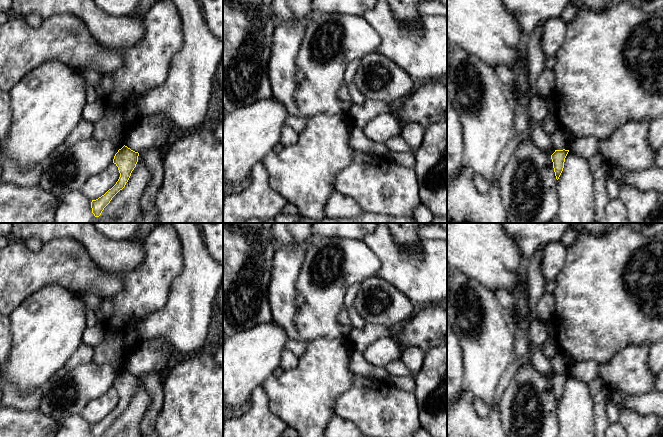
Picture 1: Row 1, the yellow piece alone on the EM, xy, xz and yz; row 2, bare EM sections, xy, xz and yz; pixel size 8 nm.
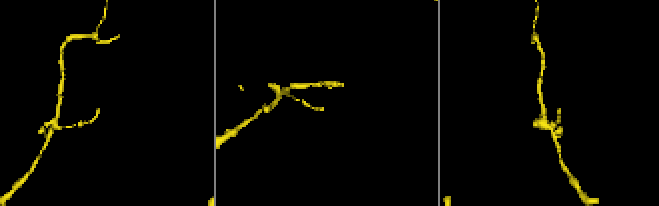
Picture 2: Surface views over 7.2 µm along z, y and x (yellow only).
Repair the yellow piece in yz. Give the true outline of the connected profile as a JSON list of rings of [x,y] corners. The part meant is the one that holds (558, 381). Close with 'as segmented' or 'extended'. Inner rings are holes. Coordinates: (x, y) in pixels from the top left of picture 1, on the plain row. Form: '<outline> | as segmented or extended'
[[[555,374],[555,376],[551,379],[551,383],[553,386],[553,392],[555,396],[556,403],[558,404],[563,392],[564,392],[564,386],[565,382],[568,378],[569,374]]] | as segmented

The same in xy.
[[[125,369],[118,374],[118,376],[114,380],[113,387],[118,391],[120,401],[116,408],[104,419],[96,424],[92,424],[92,437],[102,437],[102,435],[110,427],[112,422],[125,411],[132,395],[136,391],[138,380],[138,376],[131,374]]] | as segmented

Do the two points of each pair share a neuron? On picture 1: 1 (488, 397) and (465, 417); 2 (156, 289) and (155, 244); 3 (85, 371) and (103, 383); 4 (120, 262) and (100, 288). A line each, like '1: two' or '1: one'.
1: two
2: one
3: one
4: two

